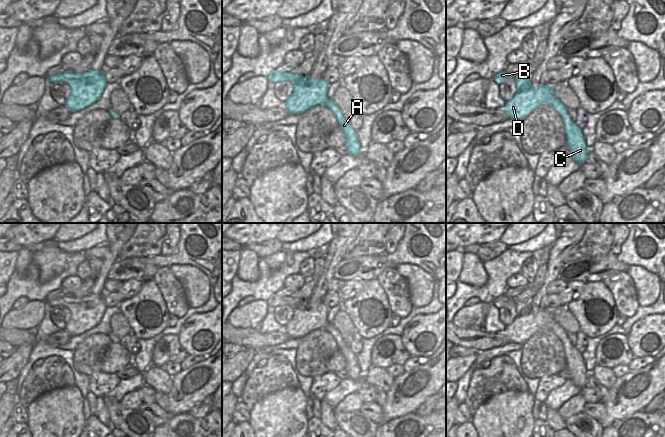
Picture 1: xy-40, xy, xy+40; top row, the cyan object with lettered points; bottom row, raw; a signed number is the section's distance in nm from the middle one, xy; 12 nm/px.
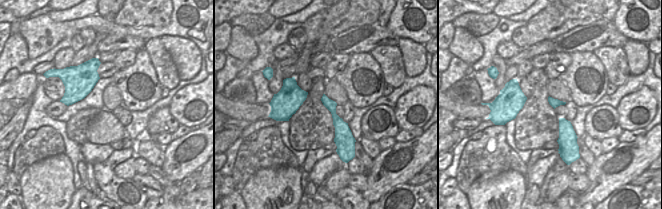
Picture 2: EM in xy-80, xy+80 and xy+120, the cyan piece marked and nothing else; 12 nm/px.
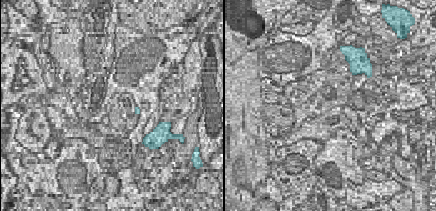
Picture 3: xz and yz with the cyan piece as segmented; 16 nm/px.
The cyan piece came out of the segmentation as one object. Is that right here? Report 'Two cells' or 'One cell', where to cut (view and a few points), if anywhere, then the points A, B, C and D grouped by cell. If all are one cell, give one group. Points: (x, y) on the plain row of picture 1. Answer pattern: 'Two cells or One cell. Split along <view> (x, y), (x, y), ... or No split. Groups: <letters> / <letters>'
One cell. No split. Groups: A B C D

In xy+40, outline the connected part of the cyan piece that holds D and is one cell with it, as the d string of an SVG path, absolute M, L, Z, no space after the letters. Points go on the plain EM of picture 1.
M515 302L516 317L507 325L504 335L512 343L525 343L536 331L548 327L562 342L567 361L567 369L572 374L573 383L583 388L587 386L588 371L581 352L577 351L569 339L568 333L556 322L554 310L533 310L529 303Z

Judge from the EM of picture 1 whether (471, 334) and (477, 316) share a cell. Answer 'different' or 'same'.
different

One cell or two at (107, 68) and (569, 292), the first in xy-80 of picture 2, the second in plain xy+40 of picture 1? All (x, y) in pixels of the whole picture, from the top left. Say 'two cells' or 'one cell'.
two cells

